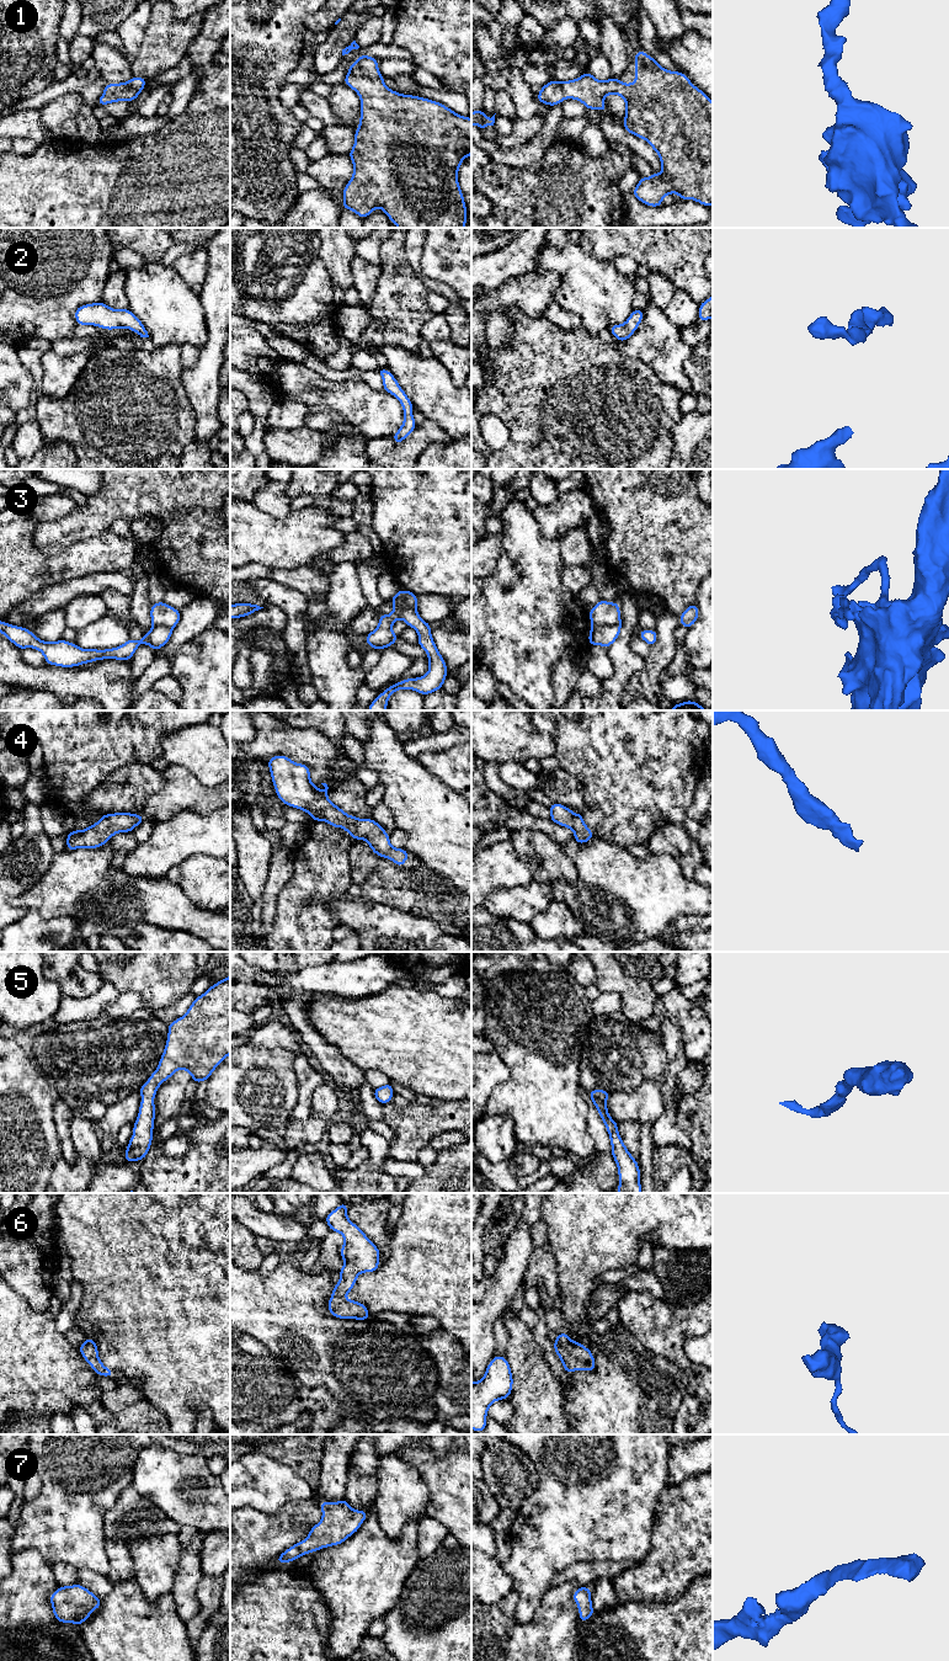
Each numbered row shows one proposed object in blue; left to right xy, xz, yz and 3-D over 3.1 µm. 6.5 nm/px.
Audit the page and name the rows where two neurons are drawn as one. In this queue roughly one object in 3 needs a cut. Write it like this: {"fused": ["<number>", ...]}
{"fused": ["3"]}

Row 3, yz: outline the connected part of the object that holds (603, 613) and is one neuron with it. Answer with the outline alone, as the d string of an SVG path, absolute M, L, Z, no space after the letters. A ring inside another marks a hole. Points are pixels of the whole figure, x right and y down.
M599 600L587 614L592 625L618 625L622 623L618 602Z

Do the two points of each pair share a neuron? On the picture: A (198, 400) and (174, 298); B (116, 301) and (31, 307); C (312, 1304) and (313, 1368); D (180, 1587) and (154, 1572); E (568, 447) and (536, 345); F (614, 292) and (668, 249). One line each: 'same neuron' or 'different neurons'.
A: different neurons
B: different neurons
C: same neuron
D: different neurons
E: same neuron
F: different neurons

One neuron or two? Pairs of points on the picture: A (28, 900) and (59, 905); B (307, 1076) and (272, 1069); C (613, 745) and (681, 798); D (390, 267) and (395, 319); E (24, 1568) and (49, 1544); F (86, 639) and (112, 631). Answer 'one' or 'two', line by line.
A: one
B: two
C: one
D: one
E: two
F: one

